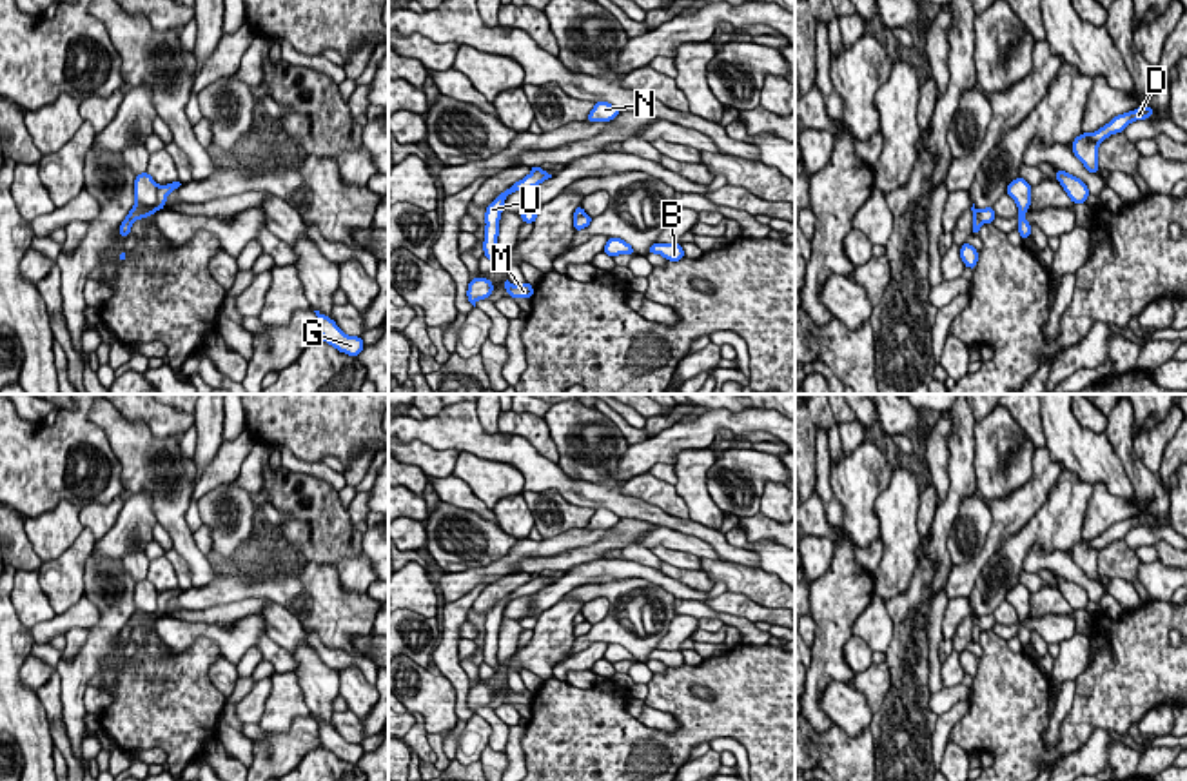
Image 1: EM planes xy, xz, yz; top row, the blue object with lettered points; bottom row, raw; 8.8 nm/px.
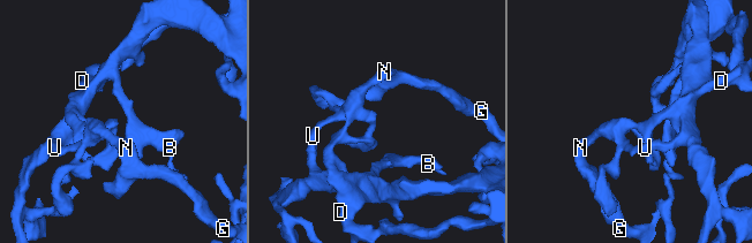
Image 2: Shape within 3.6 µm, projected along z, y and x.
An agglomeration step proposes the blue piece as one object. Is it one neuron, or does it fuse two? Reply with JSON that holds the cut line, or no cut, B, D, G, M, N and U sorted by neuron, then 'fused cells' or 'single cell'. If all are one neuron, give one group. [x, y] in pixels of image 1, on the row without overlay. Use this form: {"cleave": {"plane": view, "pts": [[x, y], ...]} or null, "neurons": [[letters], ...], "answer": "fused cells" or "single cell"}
{"cleave": {"plane": "xy", "pts": [[160, 593], [158, 605], [151, 612], [135, 612]]}, "neurons": [["B", "M", "U"], ["D", "G", "N"]], "answer": "fused cells"}

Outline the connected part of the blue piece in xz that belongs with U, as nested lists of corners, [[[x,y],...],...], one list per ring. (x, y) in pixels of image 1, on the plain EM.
[[[539,576],[535,579],[530,579],[528,583],[525,583],[523,587],[515,588],[510,596],[506,596],[505,599],[501,599],[488,614],[485,619],[485,648],[483,648],[483,656],[488,667],[494,668],[494,672],[499,670],[499,661],[497,661],[497,643],[499,643],[499,627],[501,627],[501,619],[503,619],[503,610],[506,607],[508,601],[521,598],[521,596],[532,596],[537,594],[539,590],[543,590],[544,587],[552,585],[552,581],[548,581],[546,578]]]

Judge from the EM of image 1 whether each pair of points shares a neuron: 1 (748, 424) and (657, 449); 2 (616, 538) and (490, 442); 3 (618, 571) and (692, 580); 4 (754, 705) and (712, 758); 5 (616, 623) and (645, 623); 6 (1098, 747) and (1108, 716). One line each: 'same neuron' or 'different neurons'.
1: same neuron
2: different neurons
3: different neurons
4: different neurons
5: same neuron
6: different neurons

